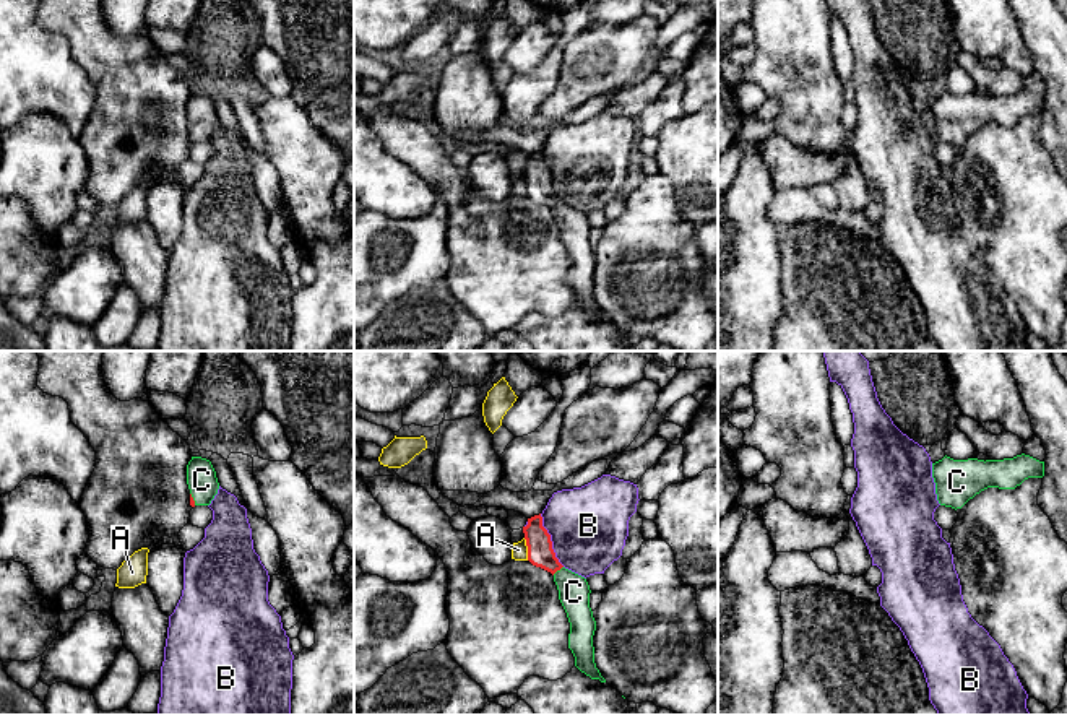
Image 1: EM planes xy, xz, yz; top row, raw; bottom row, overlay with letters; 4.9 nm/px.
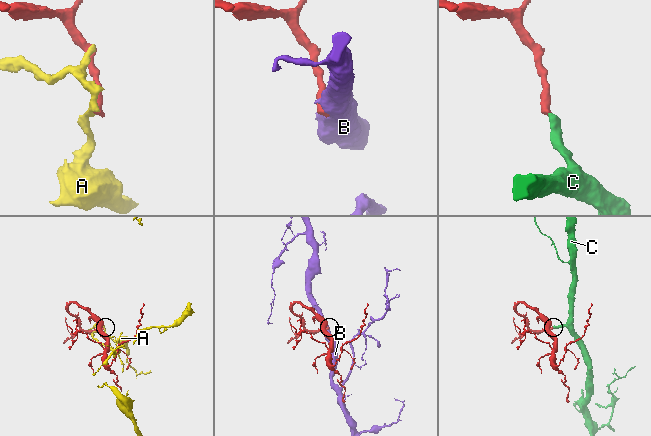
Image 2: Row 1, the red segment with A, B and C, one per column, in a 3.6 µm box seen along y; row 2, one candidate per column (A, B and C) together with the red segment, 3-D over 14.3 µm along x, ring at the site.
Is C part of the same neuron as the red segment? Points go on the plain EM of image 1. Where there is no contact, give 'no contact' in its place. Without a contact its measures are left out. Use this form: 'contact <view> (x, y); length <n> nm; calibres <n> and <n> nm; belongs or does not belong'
contact xz (557, 205); length 70 nm; calibres 130 and 160 nm; belongs

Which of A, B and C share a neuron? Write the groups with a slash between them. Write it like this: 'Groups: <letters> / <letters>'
Groups: A / B / C

